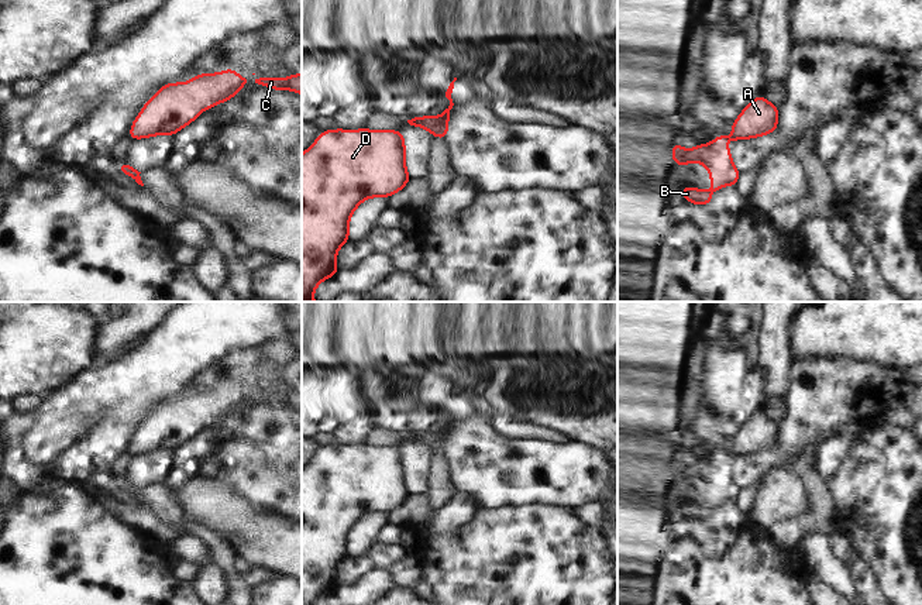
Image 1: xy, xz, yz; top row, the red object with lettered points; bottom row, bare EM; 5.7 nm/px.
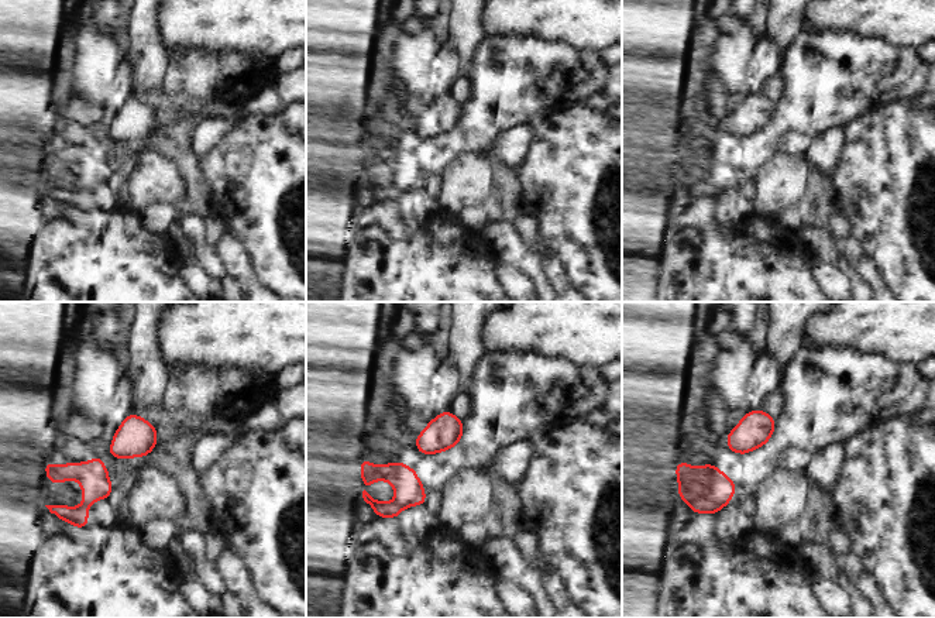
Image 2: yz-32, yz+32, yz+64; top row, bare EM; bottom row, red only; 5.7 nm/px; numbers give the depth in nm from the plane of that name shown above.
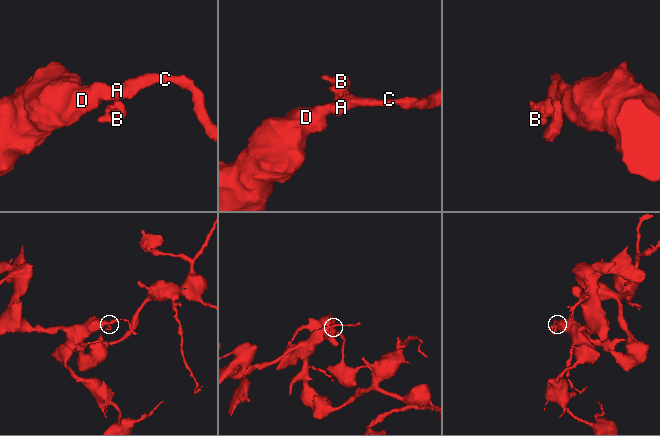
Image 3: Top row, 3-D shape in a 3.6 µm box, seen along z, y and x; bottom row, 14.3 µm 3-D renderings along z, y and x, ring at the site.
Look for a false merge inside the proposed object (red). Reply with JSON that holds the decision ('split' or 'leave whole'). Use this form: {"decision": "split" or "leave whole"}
{"decision": "split"}

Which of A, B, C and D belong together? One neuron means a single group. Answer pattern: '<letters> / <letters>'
A C D / B

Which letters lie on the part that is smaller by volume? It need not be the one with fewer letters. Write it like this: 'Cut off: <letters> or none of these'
Cut off: B

